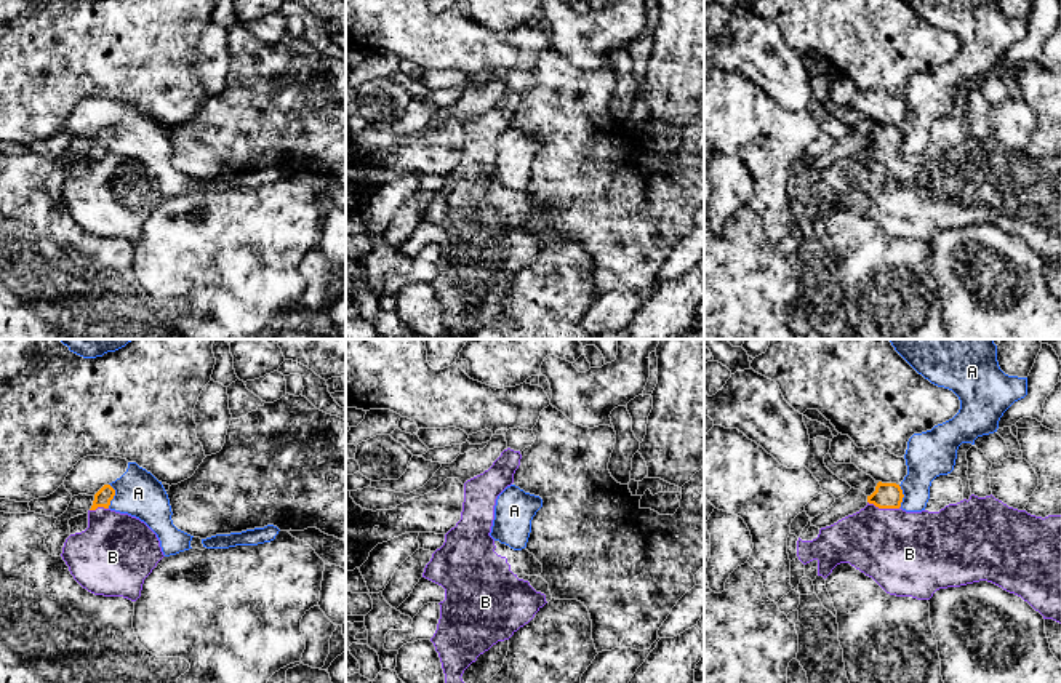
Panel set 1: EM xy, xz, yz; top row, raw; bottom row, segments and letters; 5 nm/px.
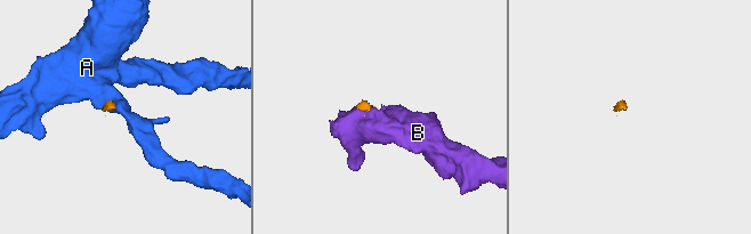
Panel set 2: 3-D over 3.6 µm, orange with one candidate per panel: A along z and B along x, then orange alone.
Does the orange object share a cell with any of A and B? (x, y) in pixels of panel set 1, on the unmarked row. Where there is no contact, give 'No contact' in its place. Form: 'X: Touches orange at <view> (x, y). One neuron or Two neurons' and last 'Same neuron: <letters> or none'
A: Touches orange at xy (114, 136). Two neurons
B: Touches orange at yz (884, 149). One neuron
Same neuron: B

